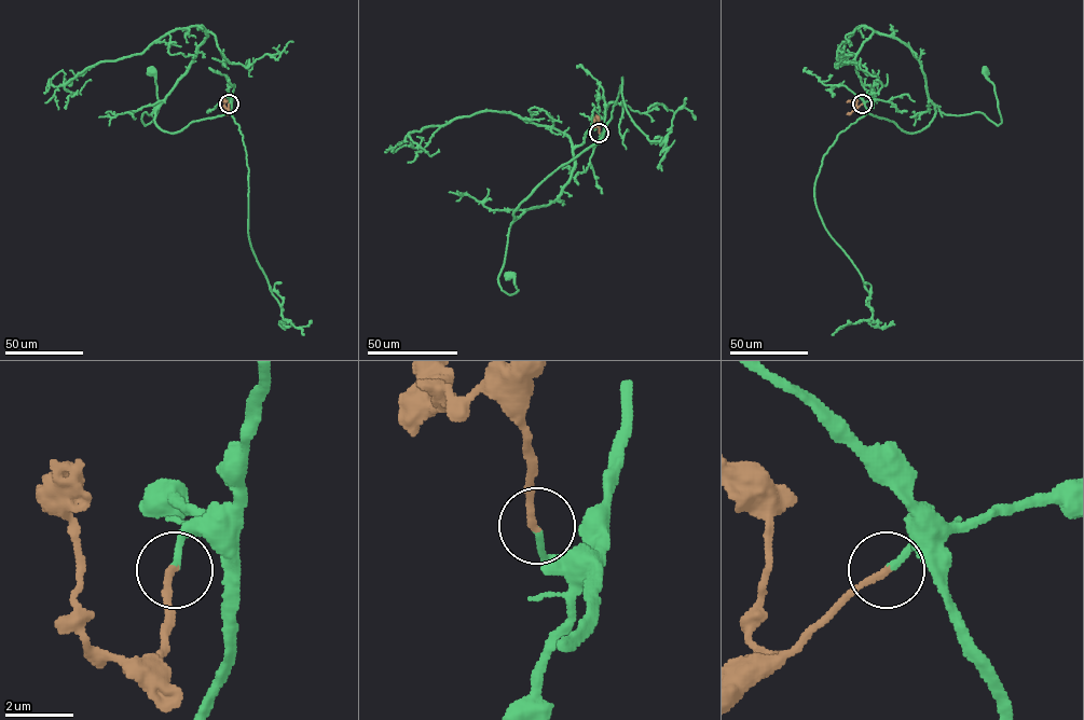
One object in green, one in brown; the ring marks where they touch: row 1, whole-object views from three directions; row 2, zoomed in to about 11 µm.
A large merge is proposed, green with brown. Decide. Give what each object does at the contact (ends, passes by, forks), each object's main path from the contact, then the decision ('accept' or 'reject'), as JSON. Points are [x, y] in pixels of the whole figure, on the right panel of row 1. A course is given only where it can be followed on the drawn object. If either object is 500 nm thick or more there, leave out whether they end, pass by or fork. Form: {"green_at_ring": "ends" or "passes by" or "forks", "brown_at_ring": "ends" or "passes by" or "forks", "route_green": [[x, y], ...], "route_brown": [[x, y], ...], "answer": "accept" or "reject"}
{"green_at_ring": "ends", "brown_at_ring": "ends", "route_green": [[862, 104], [907, 133], [929, 124], [937, 106], [946, 114], [982, 112], [998, 125], [995, 85], [985, 71]], "route_brown": [[862, 104], [855, 108], [856, 101], [847, 102]], "answer": "accept"}

